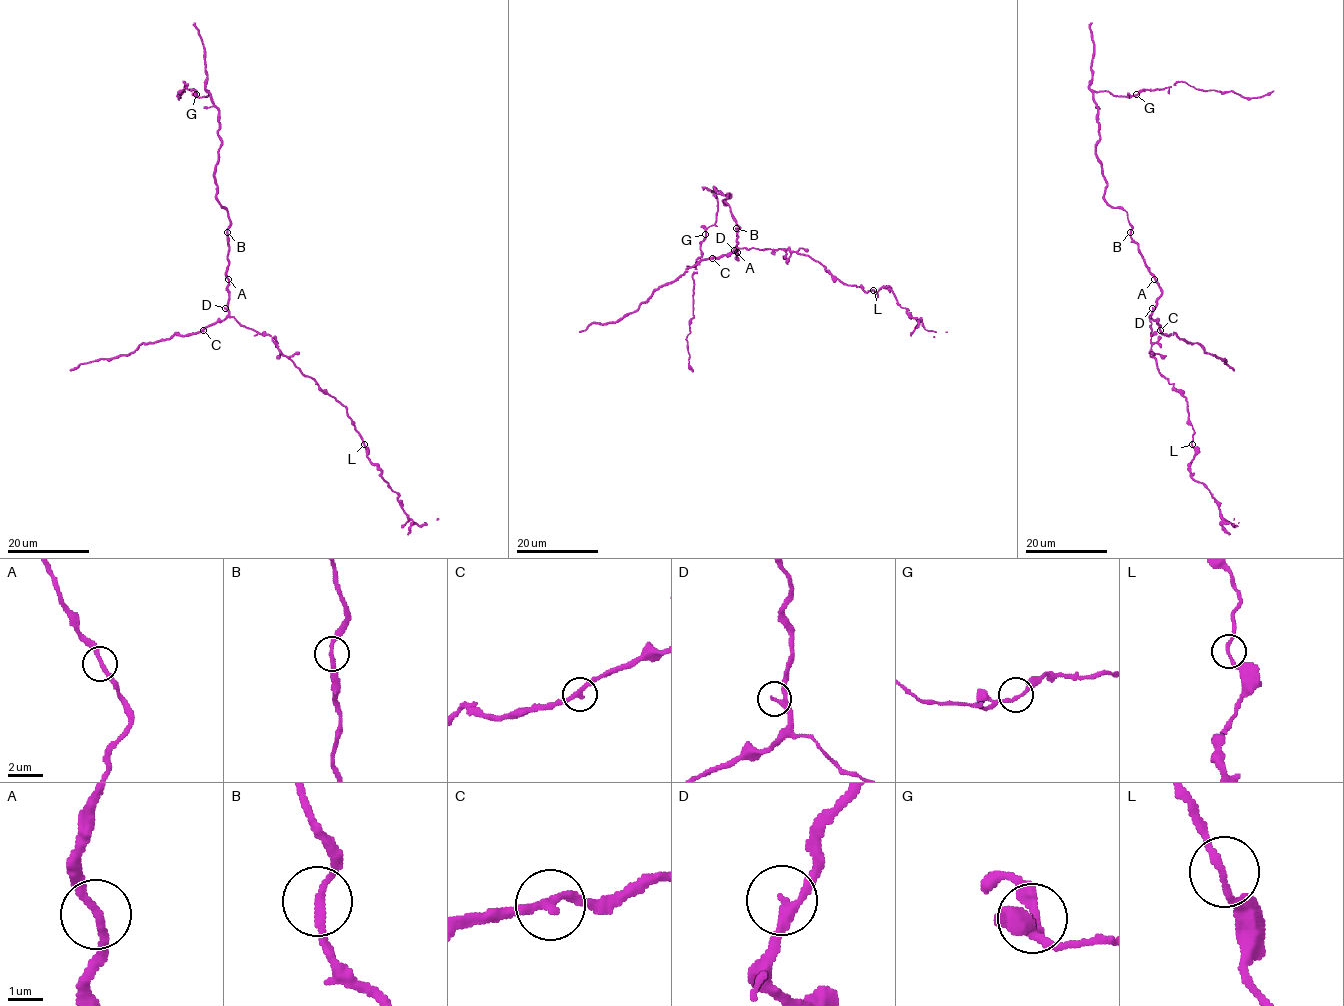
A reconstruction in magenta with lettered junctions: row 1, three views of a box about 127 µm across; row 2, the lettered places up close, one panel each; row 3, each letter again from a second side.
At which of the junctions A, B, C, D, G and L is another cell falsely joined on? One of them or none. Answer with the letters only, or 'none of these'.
none of these

